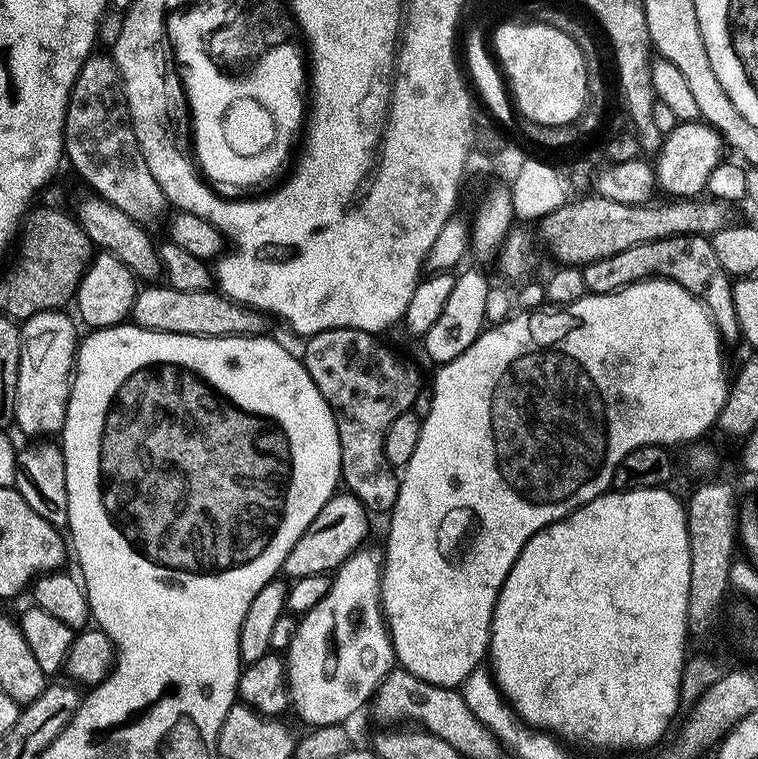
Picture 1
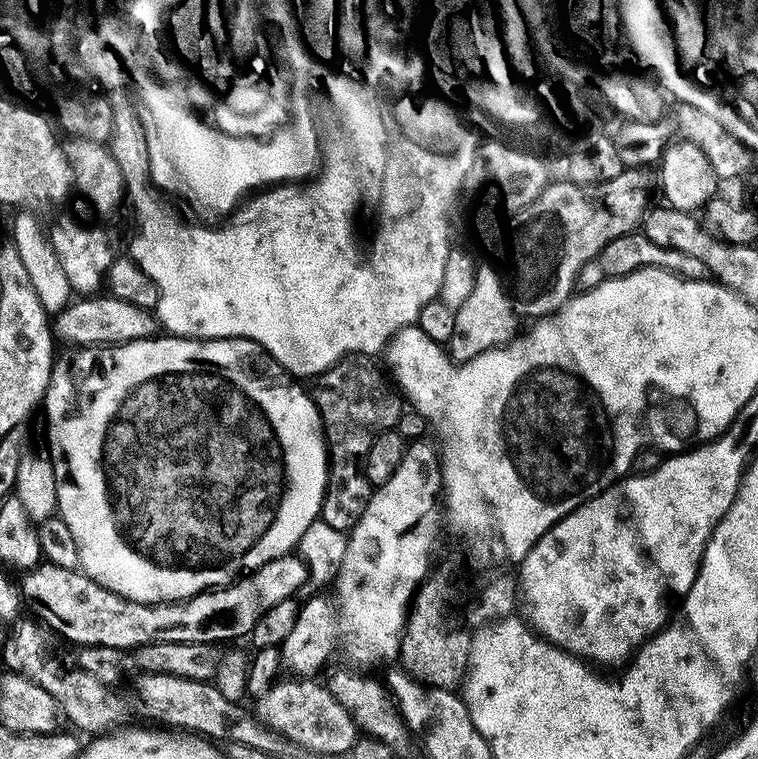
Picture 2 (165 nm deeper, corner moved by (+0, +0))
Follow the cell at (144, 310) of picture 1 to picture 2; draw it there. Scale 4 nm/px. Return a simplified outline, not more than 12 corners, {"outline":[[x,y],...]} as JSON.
{"outline":[[110,294],[55,317],[61,345],[95,350],[157,339],[149,309]]}

